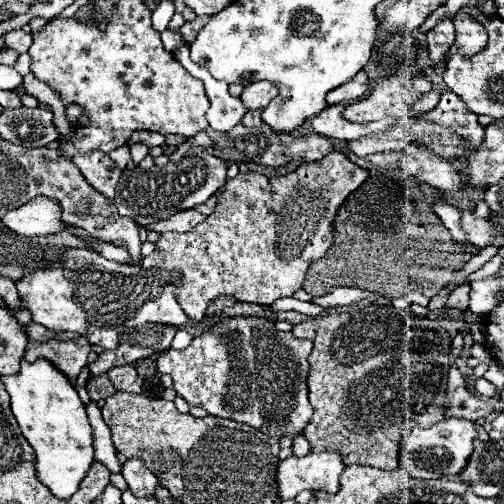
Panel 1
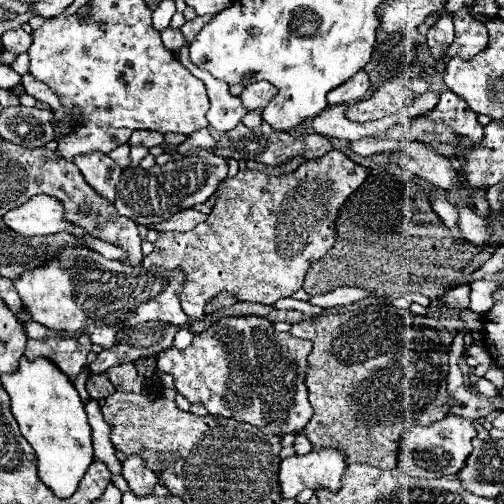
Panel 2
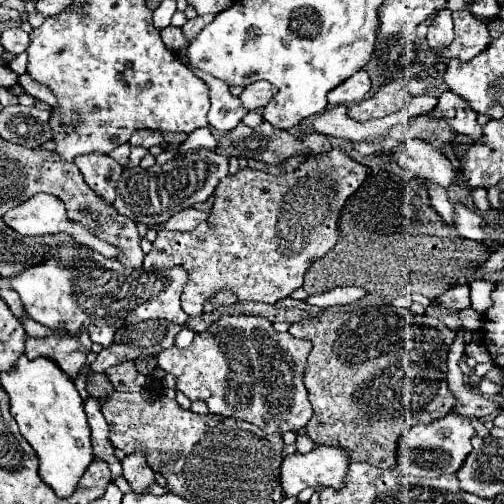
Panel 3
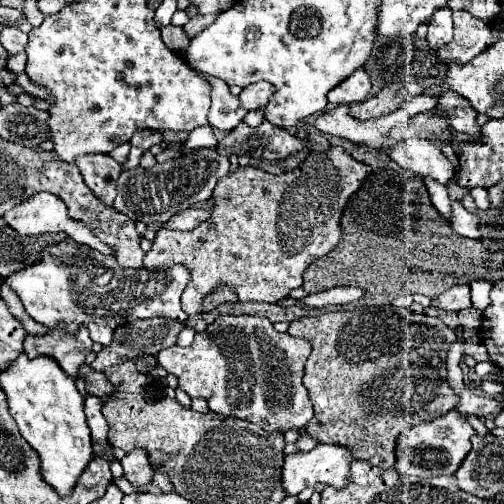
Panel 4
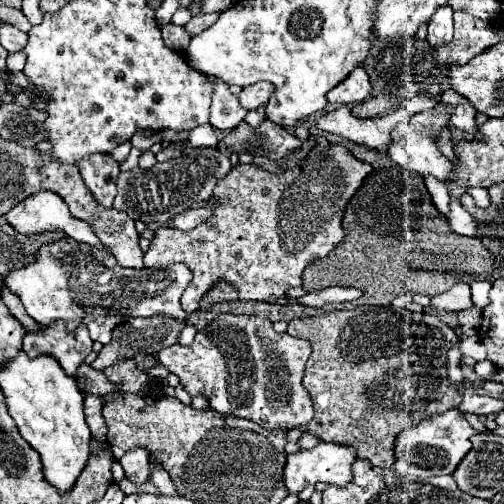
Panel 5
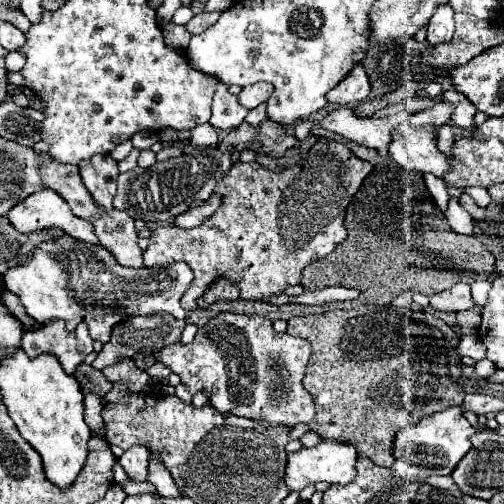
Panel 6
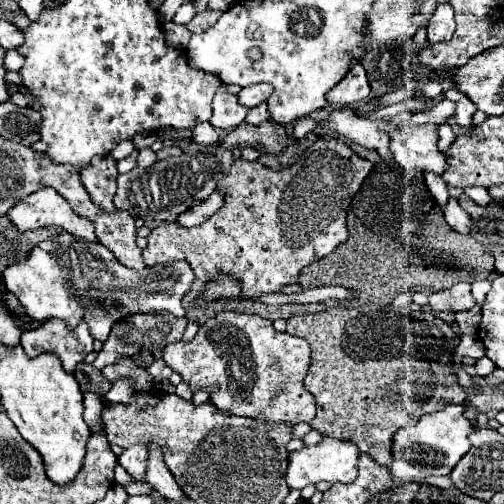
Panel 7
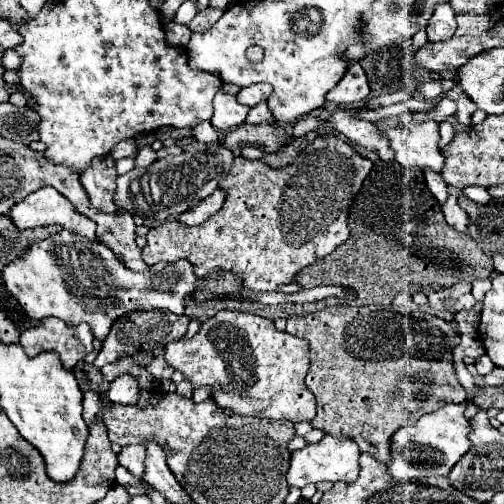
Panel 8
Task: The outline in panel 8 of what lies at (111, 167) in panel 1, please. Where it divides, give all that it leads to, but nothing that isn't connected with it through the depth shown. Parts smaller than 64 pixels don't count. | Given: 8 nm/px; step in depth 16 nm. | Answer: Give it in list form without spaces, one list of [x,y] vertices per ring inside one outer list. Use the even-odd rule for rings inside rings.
[[[96,156],[86,172],[80,176],[80,181],[84,184],[92,206],[100,208],[102,212],[112,214],[116,210],[112,198],[116,192],[116,168],[112,156]]]

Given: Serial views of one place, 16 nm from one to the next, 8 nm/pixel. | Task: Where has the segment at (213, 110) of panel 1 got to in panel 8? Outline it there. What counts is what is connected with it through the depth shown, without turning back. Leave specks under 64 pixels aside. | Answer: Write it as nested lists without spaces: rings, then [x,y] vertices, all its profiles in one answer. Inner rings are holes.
[[[218,92],[218,94],[214,96],[214,114],[212,114],[210,122],[212,122],[214,128],[232,130],[232,128],[240,126],[240,124],[246,120],[248,110],[250,110],[250,108],[244,108],[242,104],[238,104],[236,96]]]

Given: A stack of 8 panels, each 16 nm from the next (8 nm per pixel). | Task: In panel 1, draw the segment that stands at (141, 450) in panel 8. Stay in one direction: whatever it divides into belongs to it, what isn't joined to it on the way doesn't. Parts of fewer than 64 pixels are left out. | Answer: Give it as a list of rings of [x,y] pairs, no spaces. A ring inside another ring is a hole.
[[[136,458],[128,460],[122,466],[122,476],[126,478],[128,488],[132,490],[132,494],[136,498],[150,498],[150,496],[154,496],[158,480],[156,480],[156,476],[150,470],[144,468],[144,464],[140,460],[136,460]]]

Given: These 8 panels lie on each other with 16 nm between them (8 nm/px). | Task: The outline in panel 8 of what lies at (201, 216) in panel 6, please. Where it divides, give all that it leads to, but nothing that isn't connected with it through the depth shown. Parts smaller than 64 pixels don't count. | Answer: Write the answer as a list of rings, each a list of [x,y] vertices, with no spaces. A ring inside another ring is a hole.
[[[216,190],[216,192],[212,192],[212,196],[208,196],[208,200],[202,200],[192,210],[180,214],[178,220],[184,222],[186,226],[198,226],[198,224],[206,222],[212,214],[216,214],[218,208],[222,206],[222,202],[224,202],[224,190]]]

